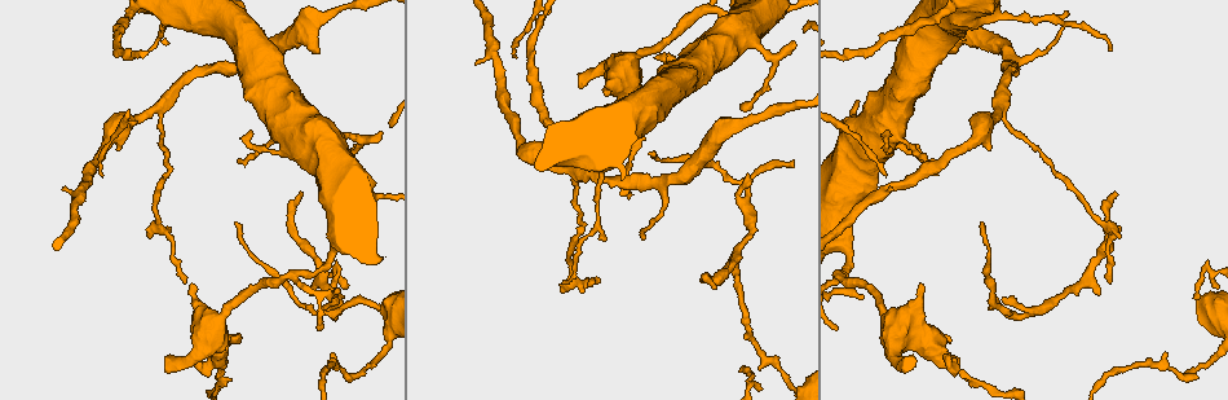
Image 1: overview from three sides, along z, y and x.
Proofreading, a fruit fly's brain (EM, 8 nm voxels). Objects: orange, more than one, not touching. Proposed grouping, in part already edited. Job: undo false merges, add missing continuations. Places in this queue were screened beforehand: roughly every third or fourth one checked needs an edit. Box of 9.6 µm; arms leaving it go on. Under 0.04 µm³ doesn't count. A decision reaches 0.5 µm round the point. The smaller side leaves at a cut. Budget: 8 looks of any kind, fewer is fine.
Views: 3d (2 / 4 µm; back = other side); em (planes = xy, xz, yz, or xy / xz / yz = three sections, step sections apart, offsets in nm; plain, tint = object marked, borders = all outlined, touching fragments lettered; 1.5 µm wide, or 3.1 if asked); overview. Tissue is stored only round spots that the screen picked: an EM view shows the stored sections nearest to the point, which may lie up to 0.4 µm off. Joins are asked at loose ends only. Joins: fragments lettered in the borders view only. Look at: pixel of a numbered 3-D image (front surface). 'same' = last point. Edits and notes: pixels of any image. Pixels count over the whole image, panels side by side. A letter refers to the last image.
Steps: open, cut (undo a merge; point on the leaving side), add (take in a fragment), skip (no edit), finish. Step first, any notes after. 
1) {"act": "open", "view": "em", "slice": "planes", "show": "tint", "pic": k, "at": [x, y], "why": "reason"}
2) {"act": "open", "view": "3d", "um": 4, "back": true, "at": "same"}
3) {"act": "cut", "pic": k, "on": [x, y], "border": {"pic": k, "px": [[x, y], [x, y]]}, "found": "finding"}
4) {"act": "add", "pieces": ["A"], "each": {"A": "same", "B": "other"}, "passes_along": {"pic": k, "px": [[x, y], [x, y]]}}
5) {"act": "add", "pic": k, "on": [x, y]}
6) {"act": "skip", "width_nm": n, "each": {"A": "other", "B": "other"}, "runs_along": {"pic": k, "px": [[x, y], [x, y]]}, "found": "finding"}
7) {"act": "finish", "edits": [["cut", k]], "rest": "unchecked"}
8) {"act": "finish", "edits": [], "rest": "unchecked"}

{"act": "open", "view": "em", "slice": "xy", "step": 8, "show": "tint", "pic": 1, "at": [337, 297], "why": "free end"}

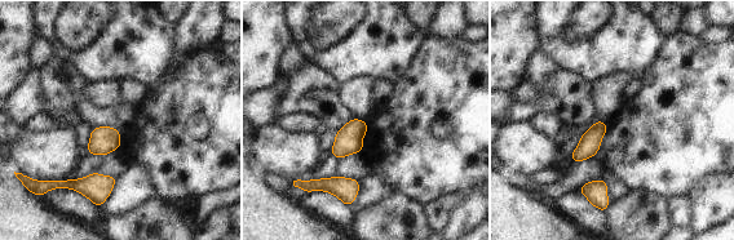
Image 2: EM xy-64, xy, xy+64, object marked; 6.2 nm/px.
{"act": "open", "view": "em", "slice": "planes", "show": "borders", "at": "same", "why": "cut it another way"}

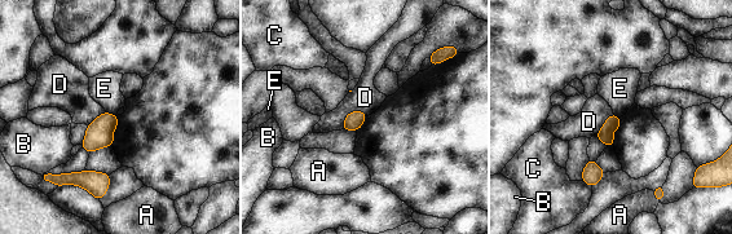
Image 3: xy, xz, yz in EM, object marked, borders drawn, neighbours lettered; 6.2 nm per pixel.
{"act": "skip", "each": {"A": "other", "B": "other", "C": "other", "D": "other", "E": "other"}, "border": {"pic": 3, "px": [[366, 114], [351, 111], [342, 128]]}, "found": "no lettered fragment goes on from it"}

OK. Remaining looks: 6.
{"act": "open", "view": "em", "slice": "xz", "step": 8, "show": "tint", "pic": 1, "at": [381, 134], "why": "an open end"}

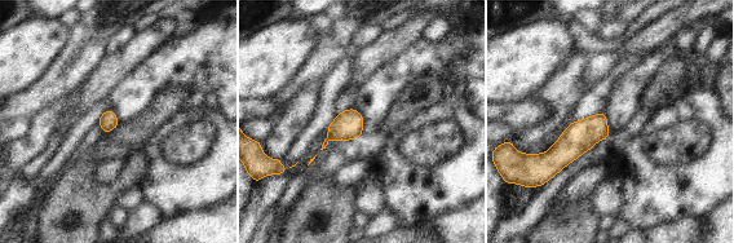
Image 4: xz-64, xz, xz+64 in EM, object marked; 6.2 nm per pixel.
{"act": "open", "view": "em", "slice": "planes", "show": "borders", "at": "same", "why": "cut it another way"}

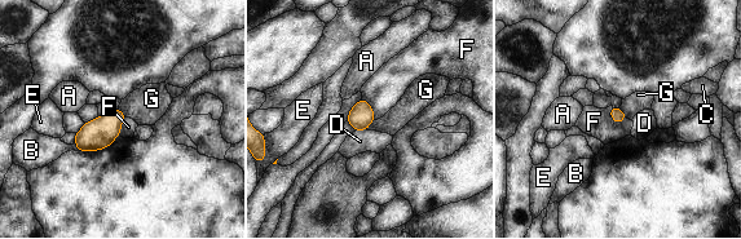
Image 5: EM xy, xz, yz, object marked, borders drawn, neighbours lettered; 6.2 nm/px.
{"act": "skip", "each": {"A": "other", "B": "other", "C": "other", "D": "other", "E": "other", "F": "other", "G": "other"}, "border": {"pic": 5, "px": [[608, 109], [617, 123], [626, 118]]}, "found": "no lettered fragment goes on from it"}

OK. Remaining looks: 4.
{"act": "open", "view": "em", "slice": "xy", "step": 4, "show": "tint", "pic": 1, "at": [302, 195], "why": "branch stops here"}

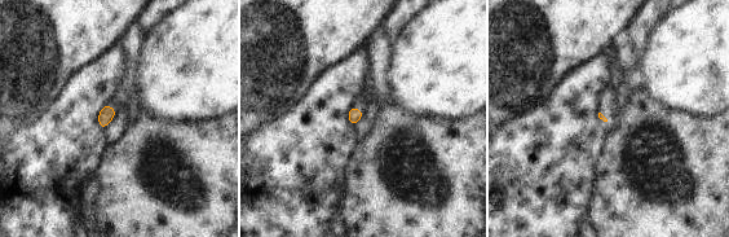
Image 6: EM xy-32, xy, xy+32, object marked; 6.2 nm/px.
{"act": "open", "view": "em", "slice": "xy", "step": 4, "show": "borders", "at": "same"}

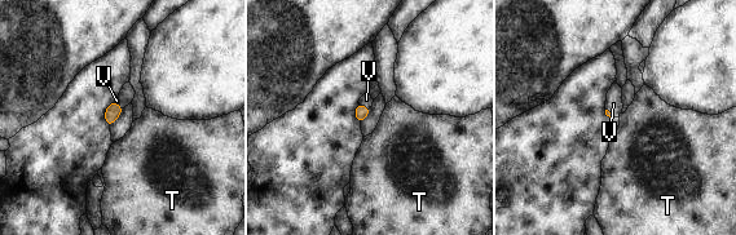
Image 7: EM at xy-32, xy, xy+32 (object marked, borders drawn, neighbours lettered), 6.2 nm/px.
{"act": "add", "pieces": ["V"], "each": {"T": "other", "V": "same"}, "passes_along": {"pic": 7, "px": [[361, 112], [364, 106], [366, 100]]}, "found": "it goes on there"}

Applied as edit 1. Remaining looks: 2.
{"act": "finish", "edits": [["add", 7]], "rest": "unchecked"}

